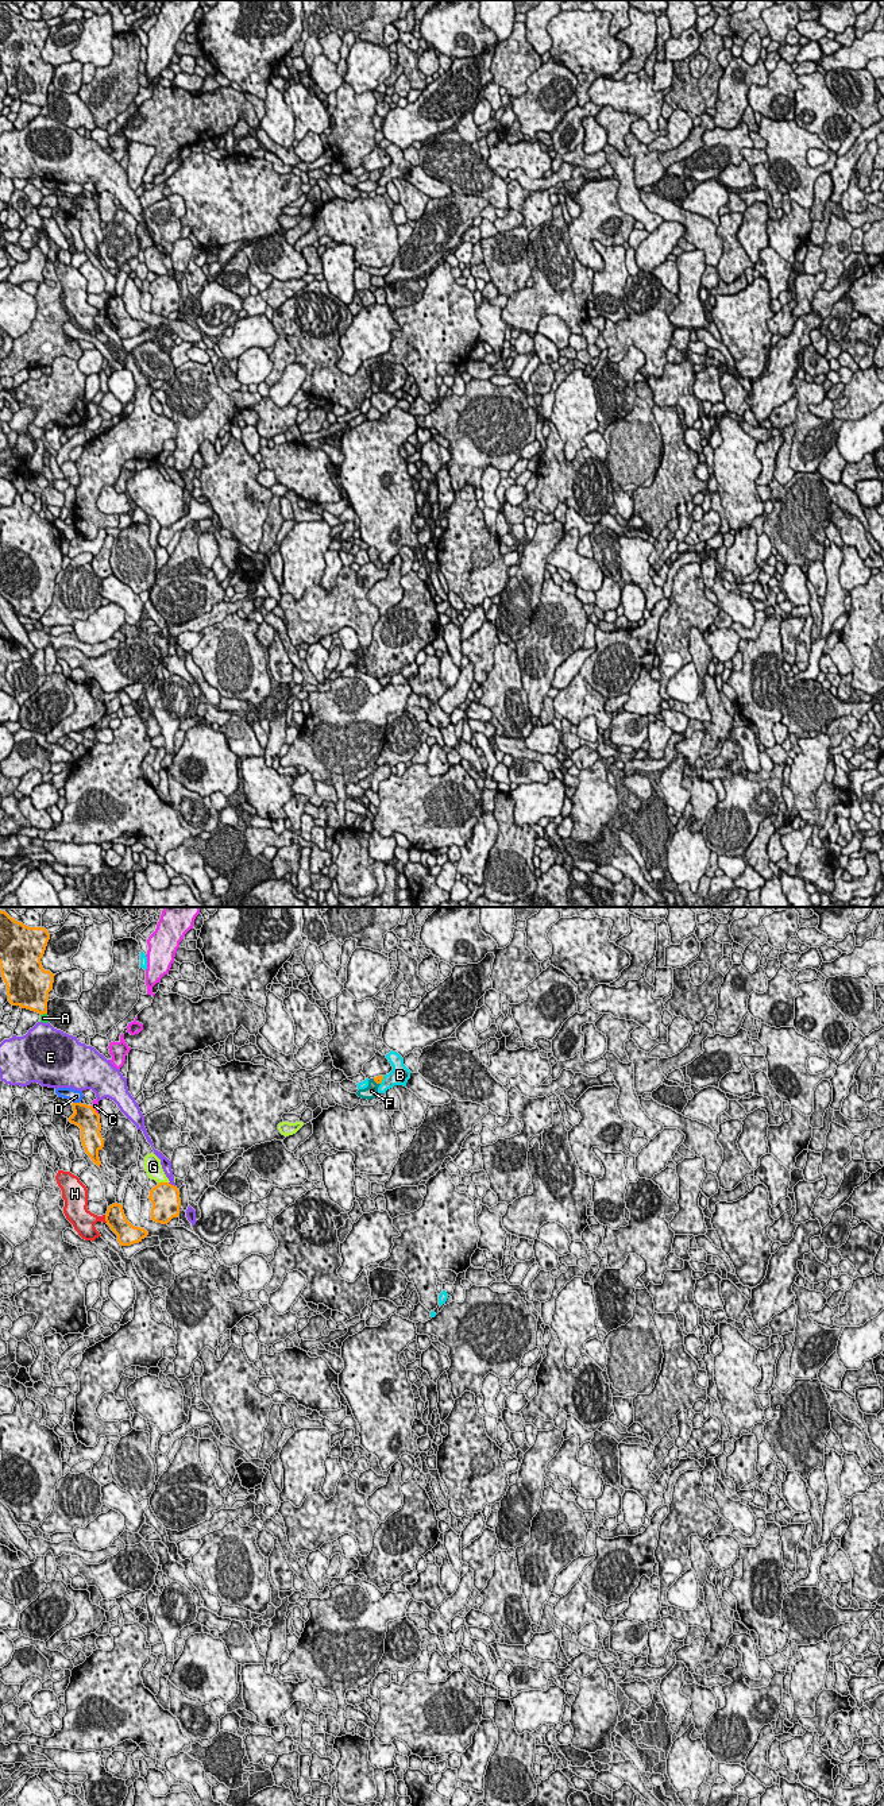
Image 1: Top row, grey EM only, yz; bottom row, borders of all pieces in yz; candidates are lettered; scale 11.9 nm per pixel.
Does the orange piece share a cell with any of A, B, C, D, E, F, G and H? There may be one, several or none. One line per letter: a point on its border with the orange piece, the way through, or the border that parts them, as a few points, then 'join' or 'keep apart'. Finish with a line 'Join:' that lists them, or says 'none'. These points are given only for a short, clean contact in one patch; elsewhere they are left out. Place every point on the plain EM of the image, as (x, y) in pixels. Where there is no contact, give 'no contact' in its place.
A: meets orange in yz at (43, 105); keep apart
B: meets orange in yz at (382, 172); border along yz (383, 169), (379, 176); keep apart
C: meets orange in yz at (95, 203); keep apart
D: meets orange in yz at (76, 196); keep apart
E: meets orange in yz at (170, 277); keep apart
F: meets orange in yz at (377, 176); runs through yz (378, 173), (377, 176), (371, 184); join
G: meets orange in yz at (162, 276); keep apart
H: meets orange in yz at (105, 312); border along yz (104, 308), (107, 315); keep apart
Join: F

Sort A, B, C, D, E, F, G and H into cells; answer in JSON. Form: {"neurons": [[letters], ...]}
{"neurons": [["A"], ["B"], ["C"], ["D"], ["E"], ["F"], ["G"], ["H"]]}

